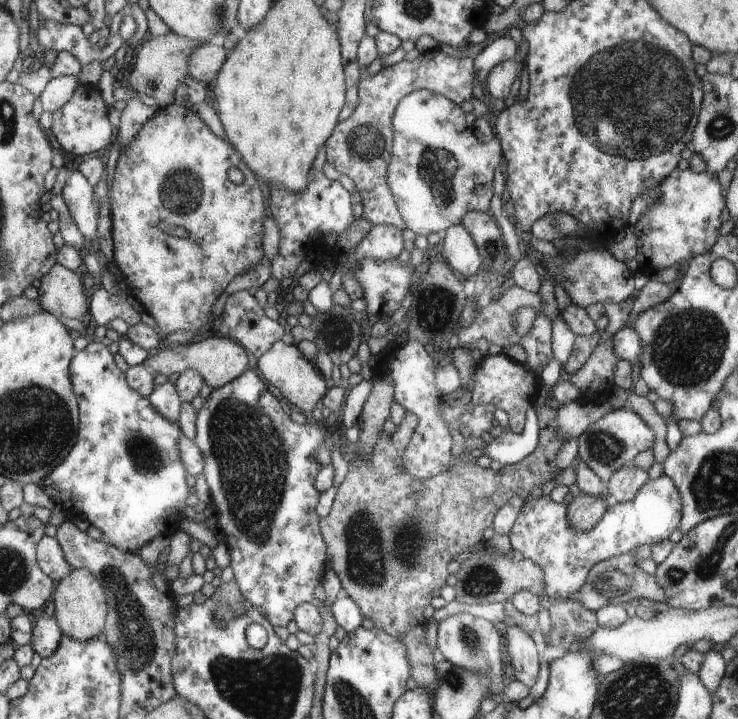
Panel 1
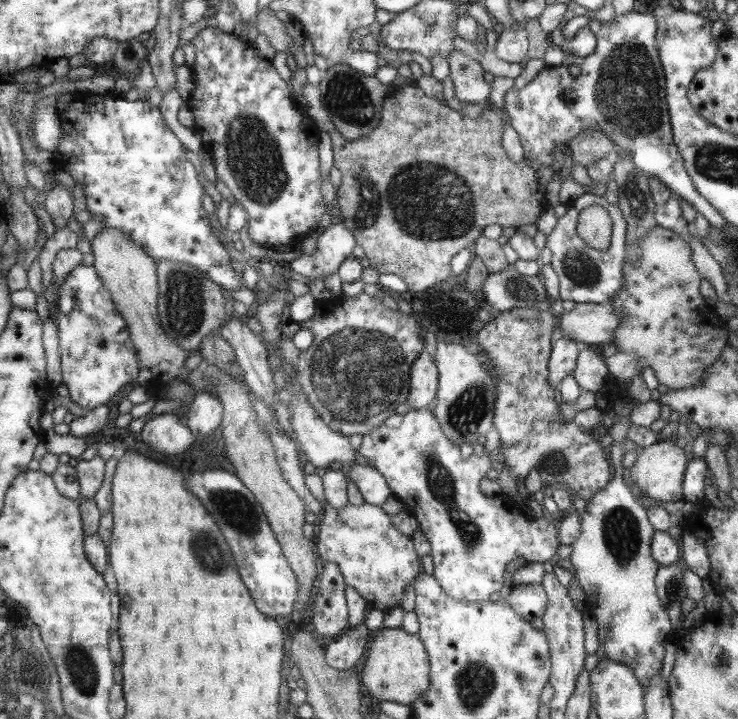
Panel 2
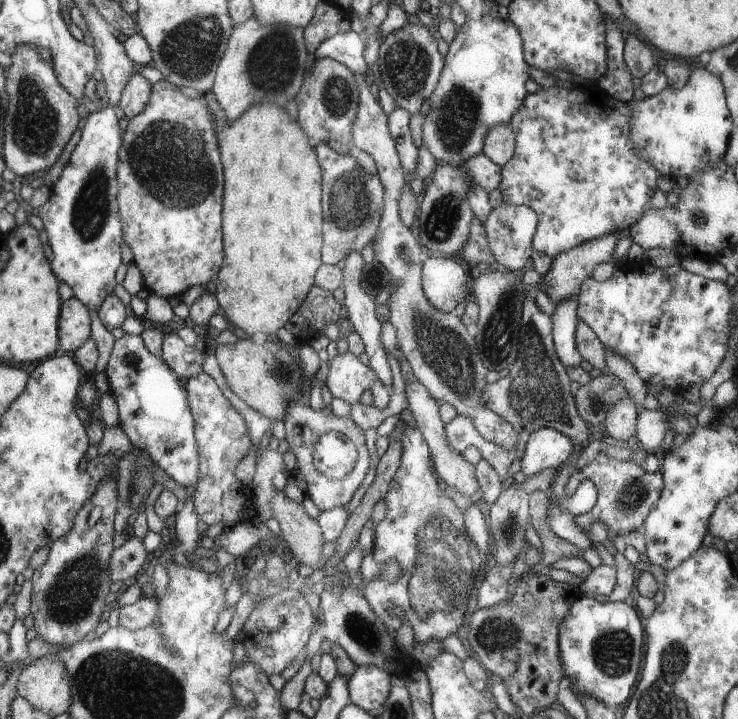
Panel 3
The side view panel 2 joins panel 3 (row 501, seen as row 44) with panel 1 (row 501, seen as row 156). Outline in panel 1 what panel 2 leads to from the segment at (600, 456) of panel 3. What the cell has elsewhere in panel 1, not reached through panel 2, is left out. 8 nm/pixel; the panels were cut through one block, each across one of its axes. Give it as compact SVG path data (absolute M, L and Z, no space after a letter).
M667 475L648 480L630 501L611 502L591 530L576 533L566 519L566 505L555 503L547 495L536 500L525 498L520 513L509 529L512 550L534 562L543 571L544 594L547 602L567 598L577 592L587 572L602 560L629 553L633 548L659 543L668 538L682 518L681 494Z

